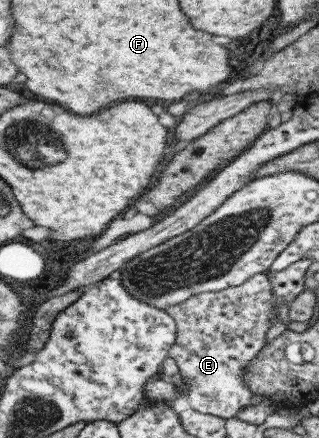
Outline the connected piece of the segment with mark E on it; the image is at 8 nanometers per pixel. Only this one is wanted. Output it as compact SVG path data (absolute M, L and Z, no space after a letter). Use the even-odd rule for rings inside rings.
M259 273L242 285L223 291L205 292L192 295L187 301L166 307L165 311L176 321L177 333L169 357L173 358L180 369L179 375L185 383L191 409L199 413L224 418L234 418L254 393L244 381L244 367L258 354L266 344L266 335L276 315L274 293L264 273Z

